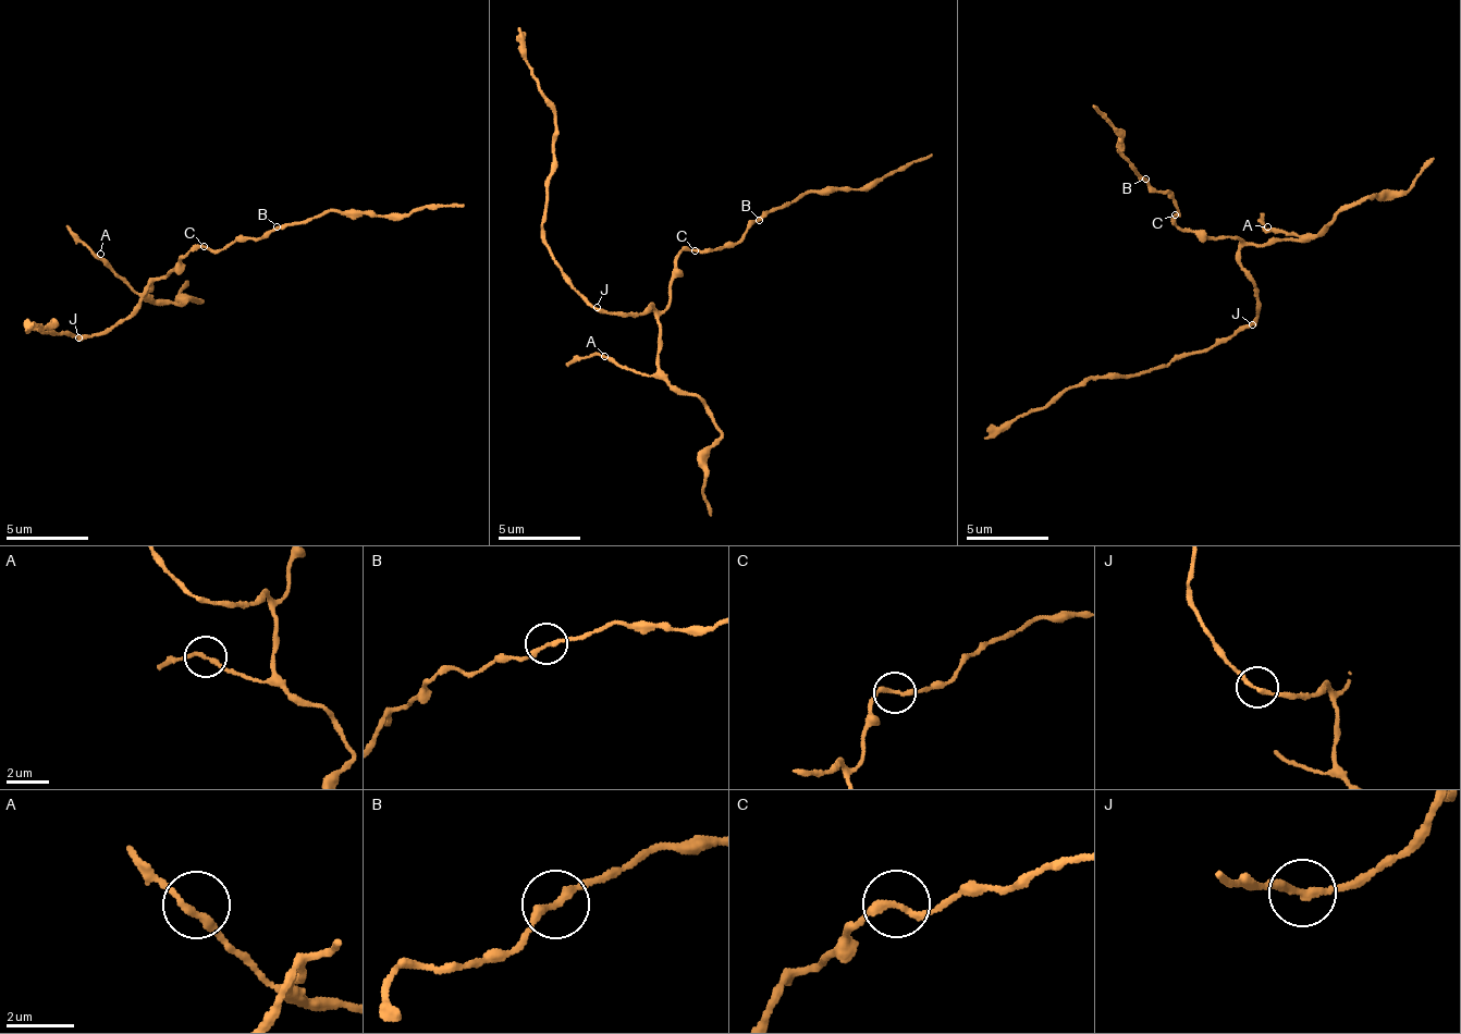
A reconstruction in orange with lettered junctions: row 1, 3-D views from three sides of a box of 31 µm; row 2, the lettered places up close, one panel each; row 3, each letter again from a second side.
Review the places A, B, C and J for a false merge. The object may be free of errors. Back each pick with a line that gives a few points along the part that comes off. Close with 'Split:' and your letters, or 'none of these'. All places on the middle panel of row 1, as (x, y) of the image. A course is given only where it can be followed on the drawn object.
Split: none of these

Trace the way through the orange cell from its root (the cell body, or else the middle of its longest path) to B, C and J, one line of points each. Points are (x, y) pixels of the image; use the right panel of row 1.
B: (1240, 265), (1239, 238), (1195, 236), (1180, 229), (1174, 217), (1179, 210), (1174, 196), (1145, 179)
C: (1240, 265), (1242, 244), (1239, 238), (1195, 236), (1192, 231), (1180, 229), (1175, 214)
J: (1240, 265), (1254, 282), (1252, 294), (1257, 312), (1250, 323)

